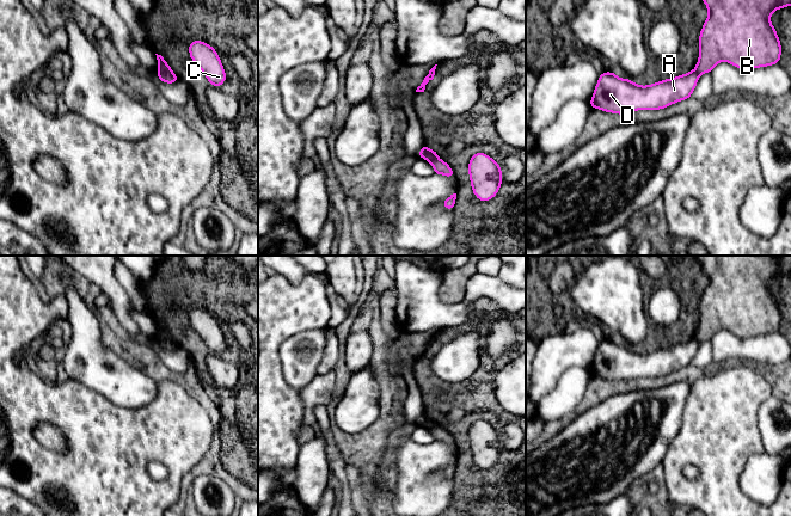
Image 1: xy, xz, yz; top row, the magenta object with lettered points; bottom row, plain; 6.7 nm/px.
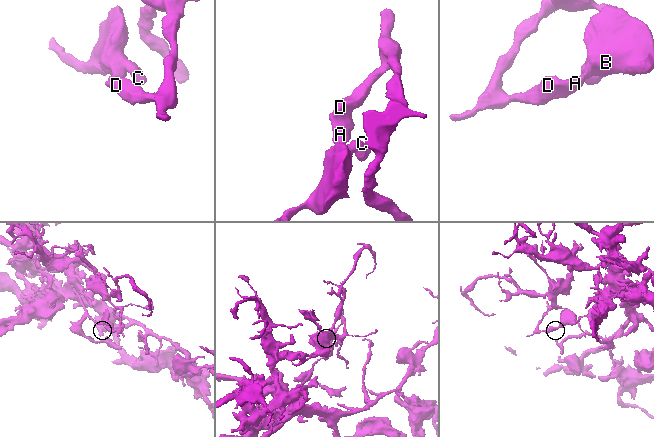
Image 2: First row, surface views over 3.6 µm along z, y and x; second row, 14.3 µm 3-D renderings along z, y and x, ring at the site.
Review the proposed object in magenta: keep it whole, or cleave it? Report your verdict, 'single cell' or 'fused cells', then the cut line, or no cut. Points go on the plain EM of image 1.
fused cells; cut in xy along (158, 336), (175, 343)

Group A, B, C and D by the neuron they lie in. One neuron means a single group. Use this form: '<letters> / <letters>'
A D / B C

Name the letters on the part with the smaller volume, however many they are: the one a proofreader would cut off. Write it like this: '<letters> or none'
B, C

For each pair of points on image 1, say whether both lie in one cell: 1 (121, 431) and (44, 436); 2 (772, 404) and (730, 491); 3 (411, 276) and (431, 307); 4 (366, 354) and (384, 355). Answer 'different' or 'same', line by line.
1: different
2: different
3: same
4: different

